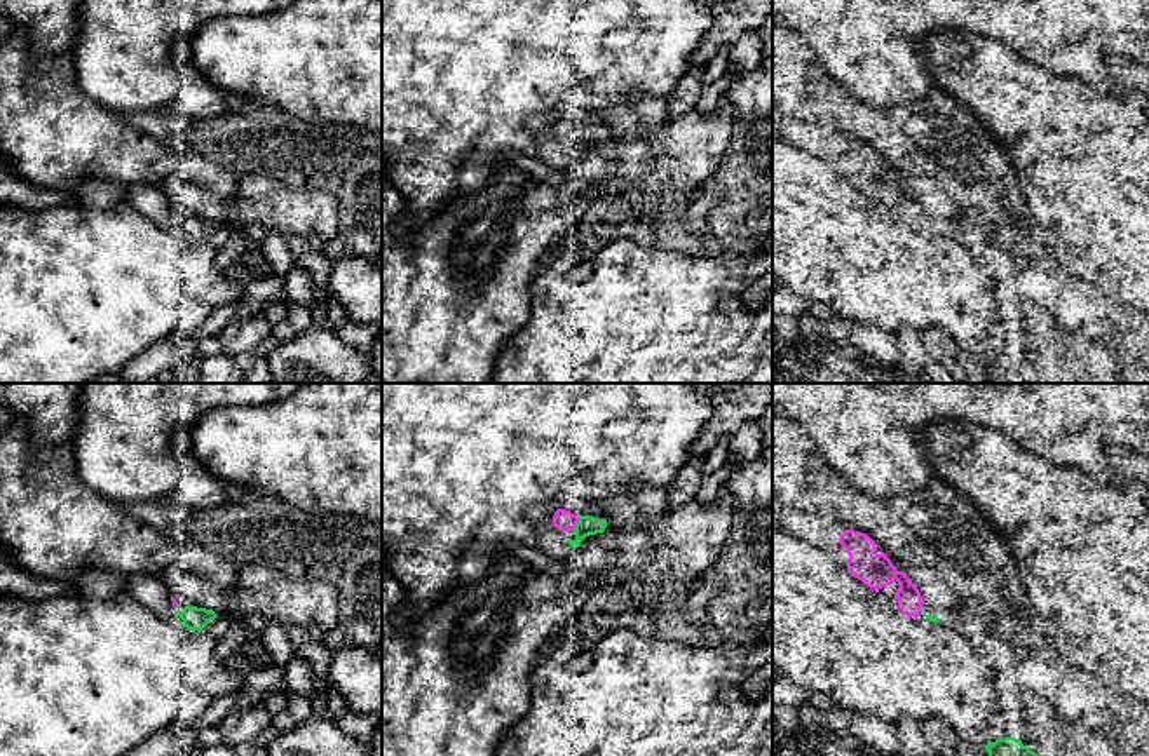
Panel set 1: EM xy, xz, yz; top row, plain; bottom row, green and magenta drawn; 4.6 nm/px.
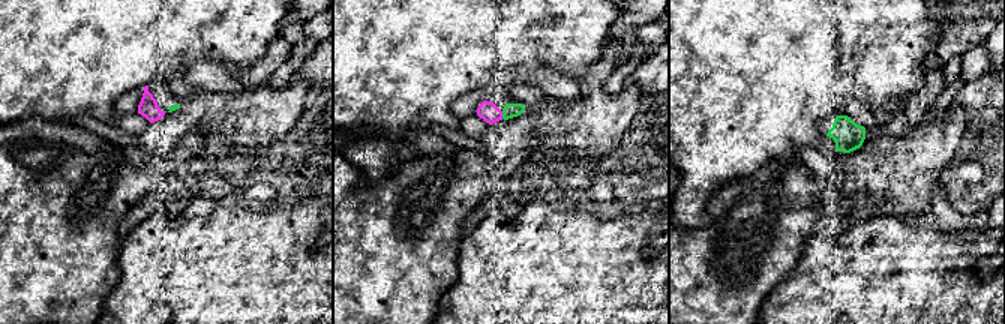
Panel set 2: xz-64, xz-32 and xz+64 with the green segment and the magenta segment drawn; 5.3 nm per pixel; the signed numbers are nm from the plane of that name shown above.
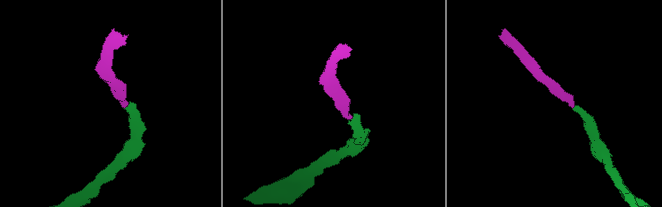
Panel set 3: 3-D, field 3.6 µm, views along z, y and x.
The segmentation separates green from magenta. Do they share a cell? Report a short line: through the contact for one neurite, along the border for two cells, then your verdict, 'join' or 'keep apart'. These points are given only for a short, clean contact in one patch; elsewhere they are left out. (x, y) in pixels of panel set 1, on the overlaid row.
join

